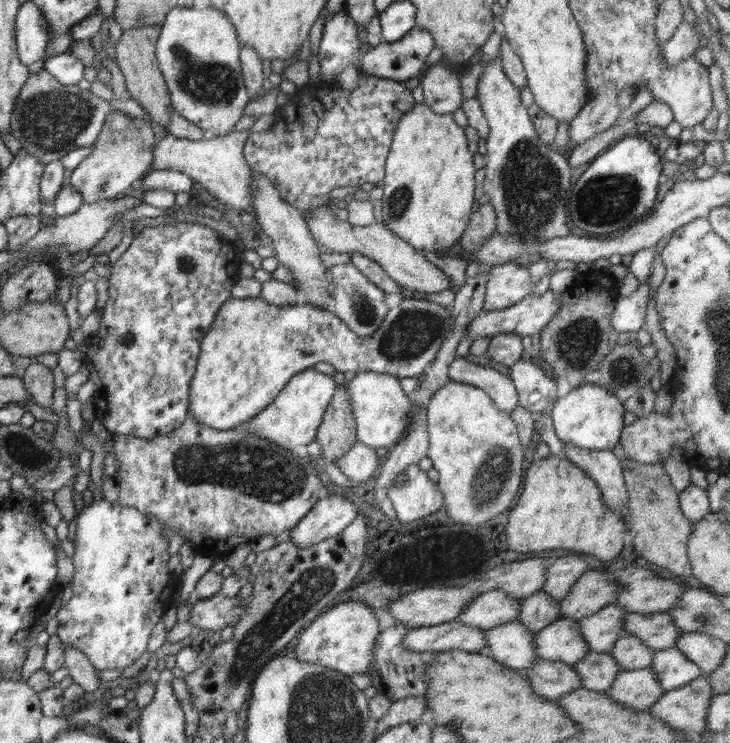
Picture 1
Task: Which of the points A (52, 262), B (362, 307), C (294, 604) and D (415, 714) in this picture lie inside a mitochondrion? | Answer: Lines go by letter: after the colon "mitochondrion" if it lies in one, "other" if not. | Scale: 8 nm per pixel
A: other
B: mitochondrion
C: mitochondrion
D: other

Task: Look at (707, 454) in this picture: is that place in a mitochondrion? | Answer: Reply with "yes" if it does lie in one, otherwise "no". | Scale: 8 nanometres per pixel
no

